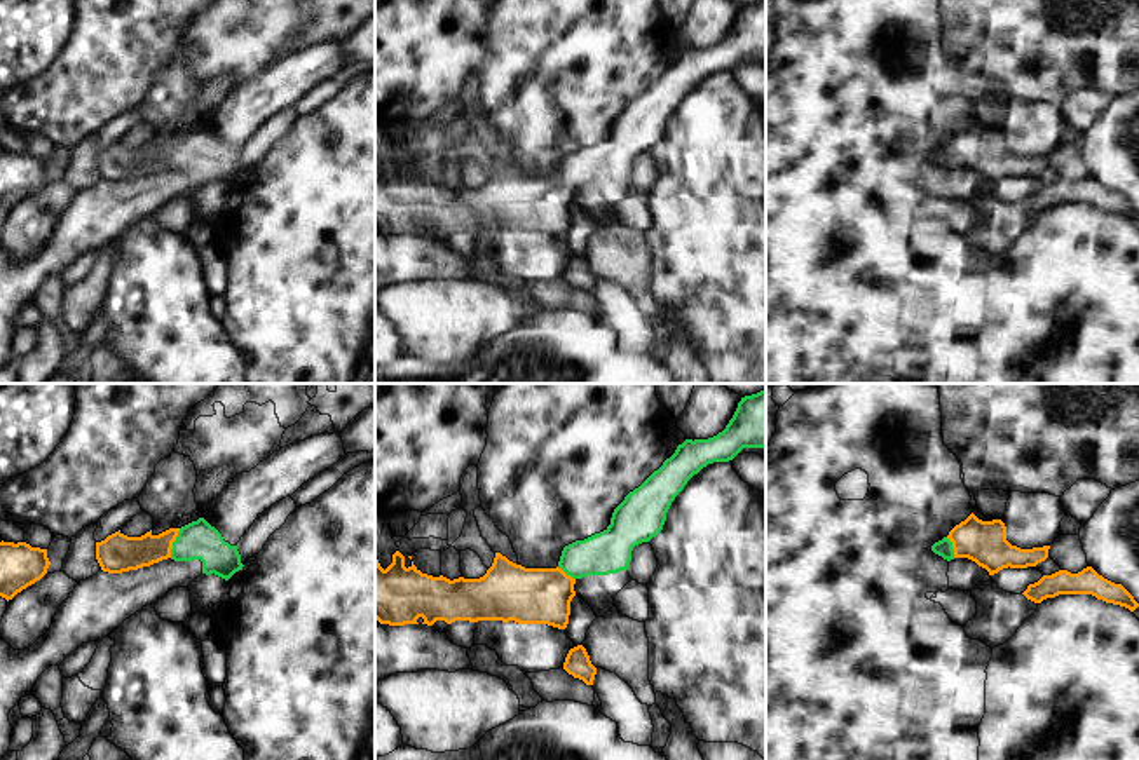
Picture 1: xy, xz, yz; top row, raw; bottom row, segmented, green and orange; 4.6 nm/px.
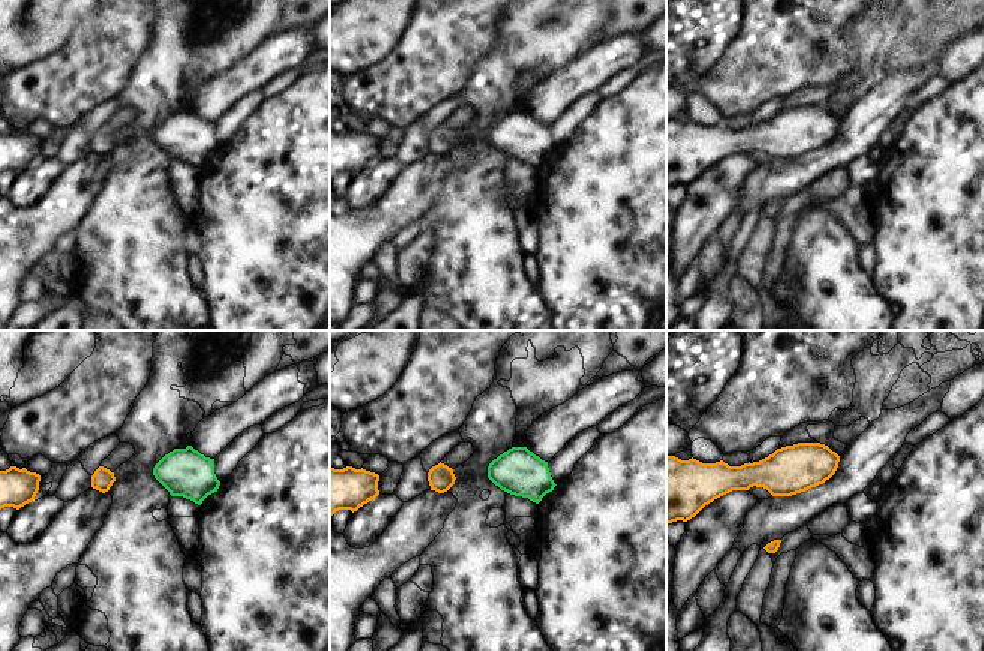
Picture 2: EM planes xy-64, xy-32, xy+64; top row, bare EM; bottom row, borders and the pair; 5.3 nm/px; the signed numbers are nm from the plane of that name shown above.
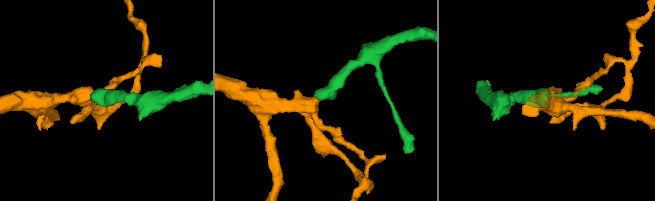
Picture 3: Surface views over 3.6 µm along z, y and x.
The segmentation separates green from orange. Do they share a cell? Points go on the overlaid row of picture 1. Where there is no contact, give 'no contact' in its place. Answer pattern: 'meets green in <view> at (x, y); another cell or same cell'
meets green in xy at (173, 542); same cell

